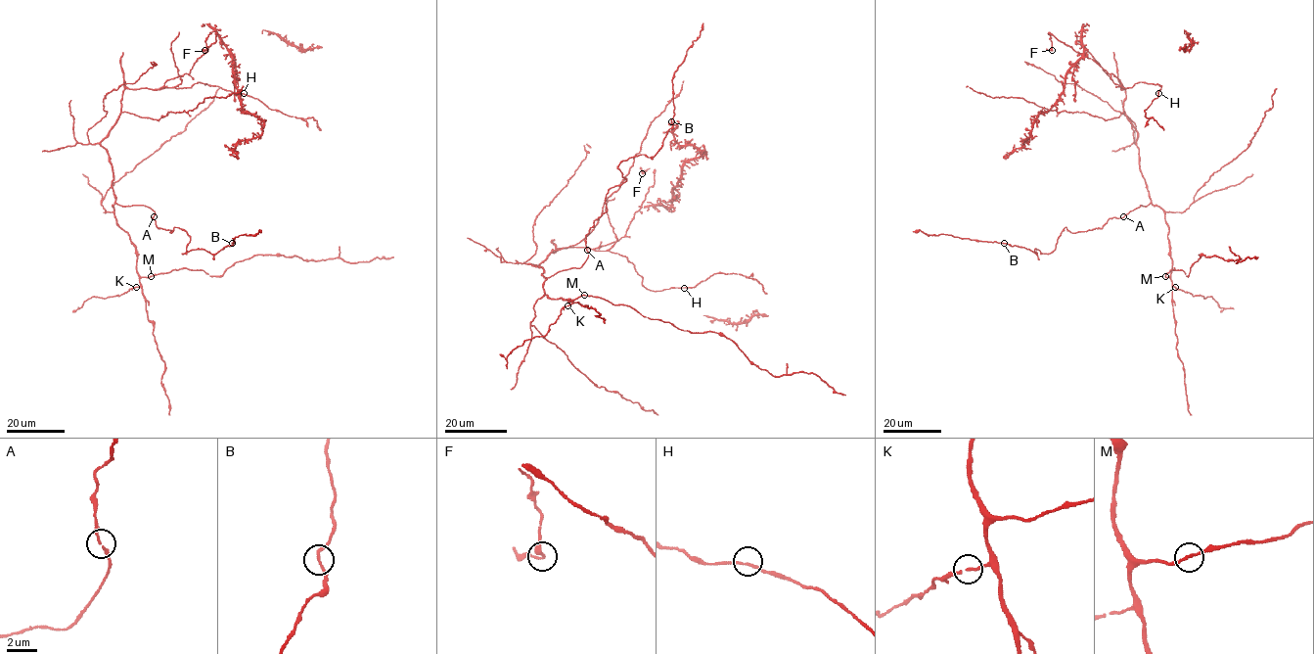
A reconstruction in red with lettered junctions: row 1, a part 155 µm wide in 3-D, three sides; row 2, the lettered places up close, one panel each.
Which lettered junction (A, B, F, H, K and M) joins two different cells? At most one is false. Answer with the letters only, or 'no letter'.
no letter

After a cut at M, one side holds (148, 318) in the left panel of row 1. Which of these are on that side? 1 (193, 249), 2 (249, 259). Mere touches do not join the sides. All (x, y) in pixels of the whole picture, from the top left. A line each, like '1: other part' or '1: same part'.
1: same part
2: other part

